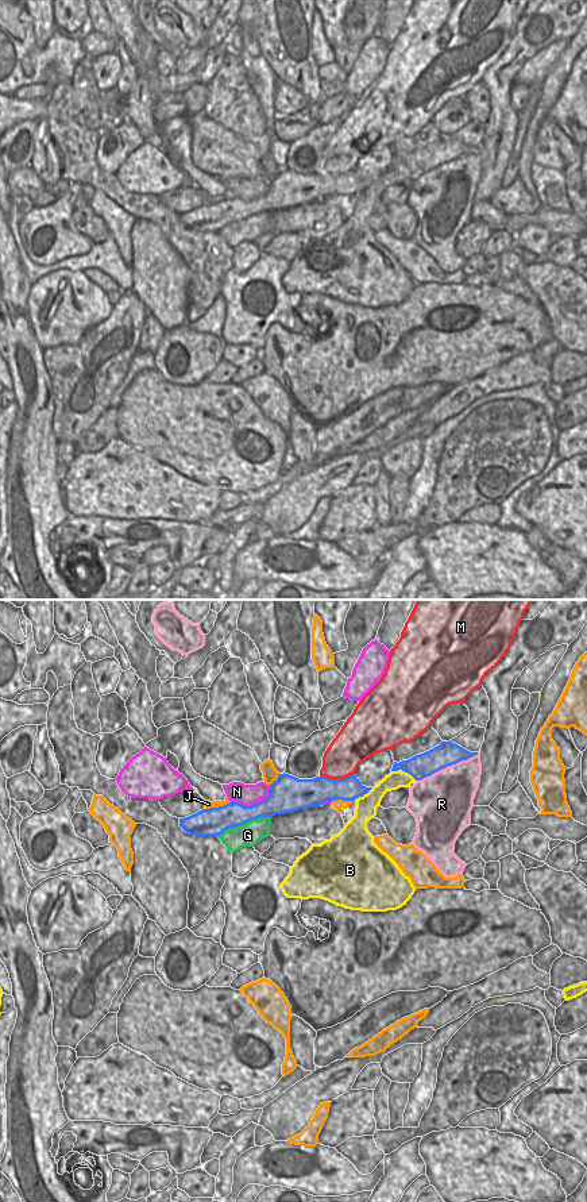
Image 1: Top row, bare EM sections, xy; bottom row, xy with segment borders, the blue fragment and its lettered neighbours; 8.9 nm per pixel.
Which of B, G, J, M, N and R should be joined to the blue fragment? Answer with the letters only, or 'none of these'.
none of these

